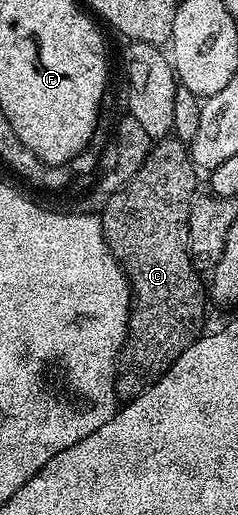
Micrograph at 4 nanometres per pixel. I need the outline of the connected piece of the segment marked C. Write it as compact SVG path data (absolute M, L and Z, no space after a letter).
M176 138L156 141L135 178L131 178L127 187L120 188L99 213L107 246L113 251L131 289L128 335L121 345L121 353L117 355L115 390L118 401L134 400L143 389L152 386L163 374L167 374L175 358L179 358L179 354L183 354L183 350L187 350L187 346L202 335L207 292L203 287L202 273L193 267L187 246L189 206L198 191L197 176L198 169L193 167L189 149L183 141Z

